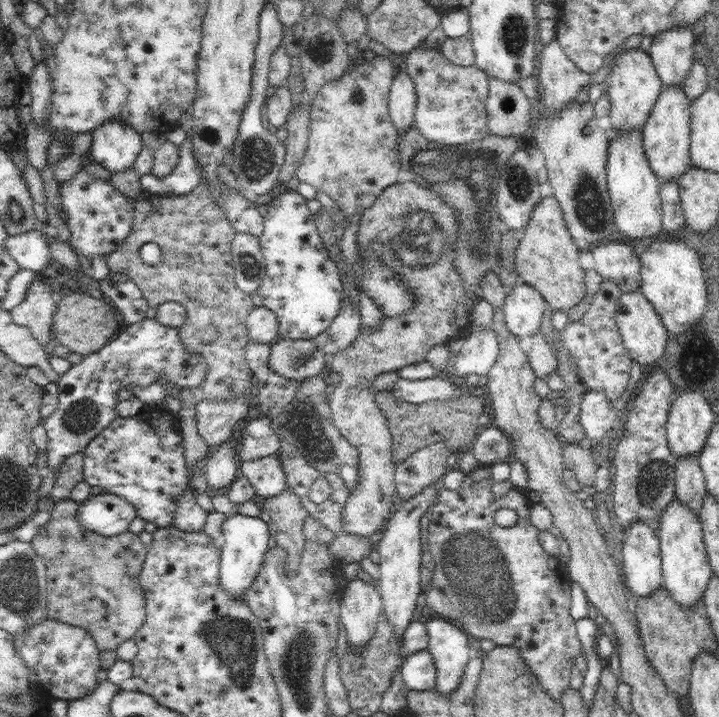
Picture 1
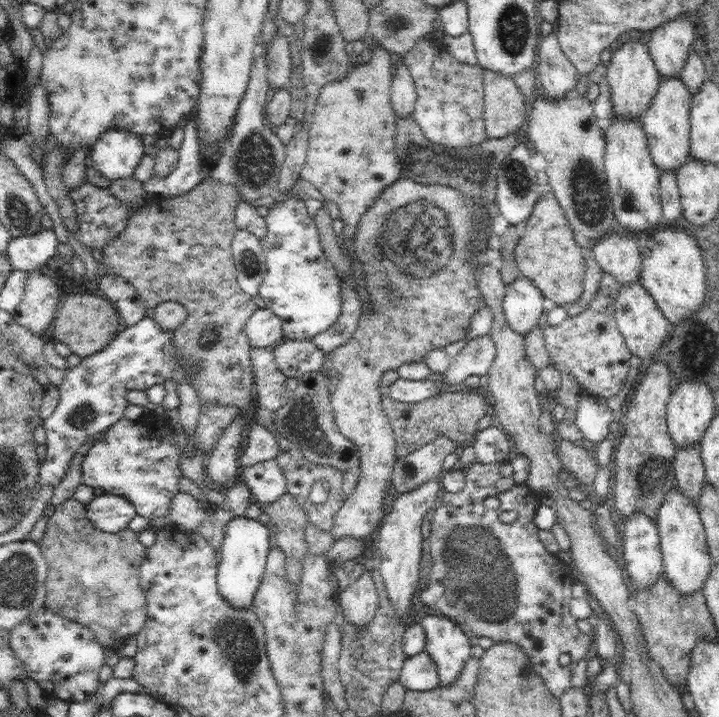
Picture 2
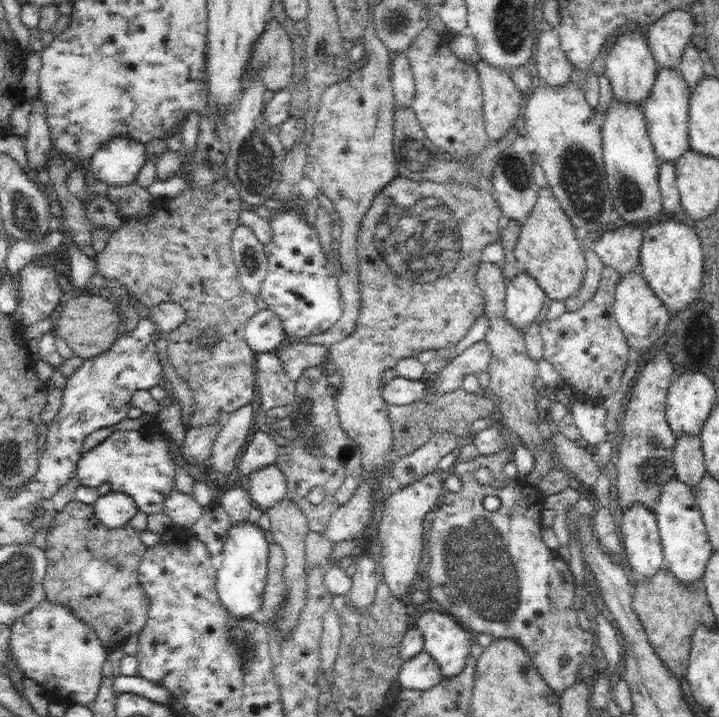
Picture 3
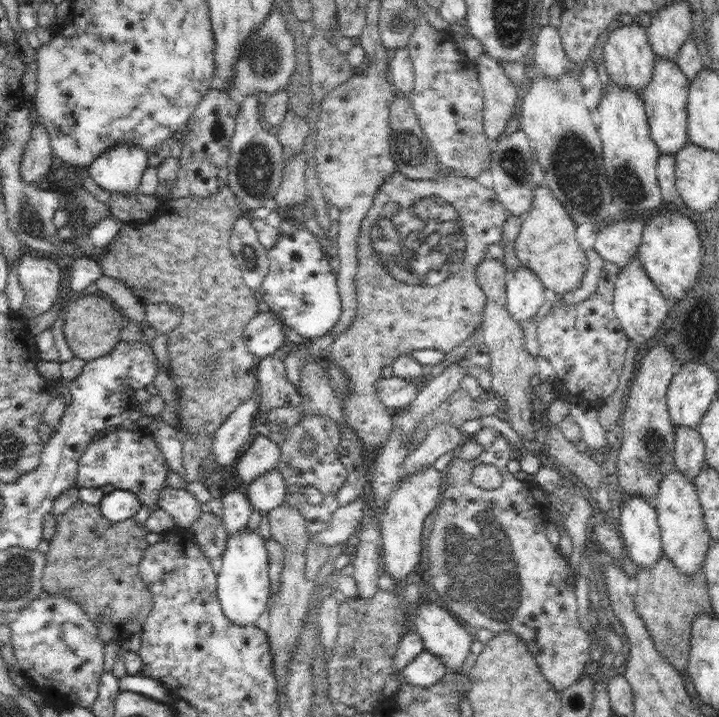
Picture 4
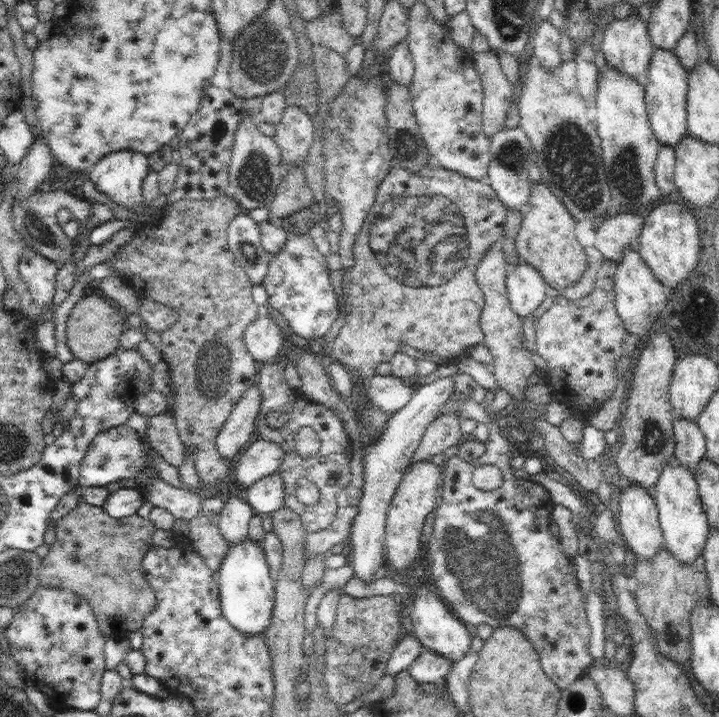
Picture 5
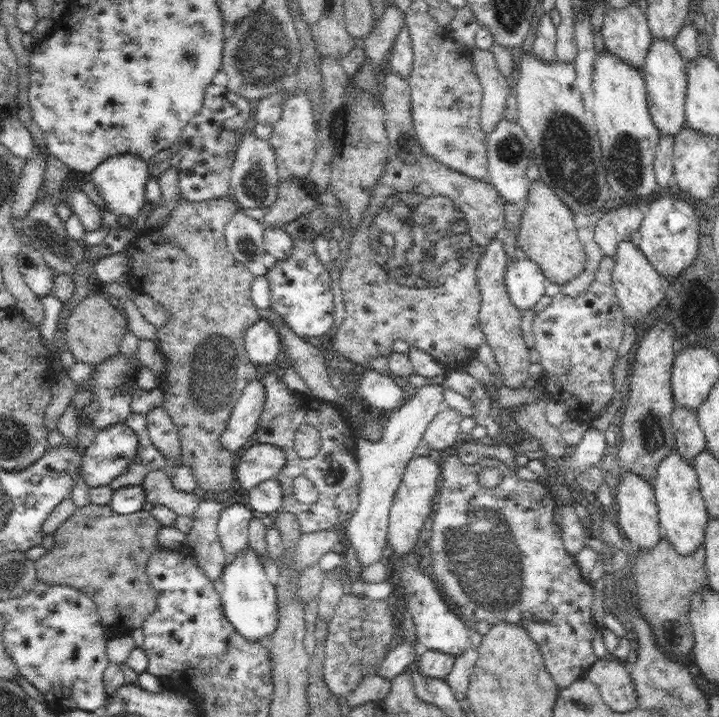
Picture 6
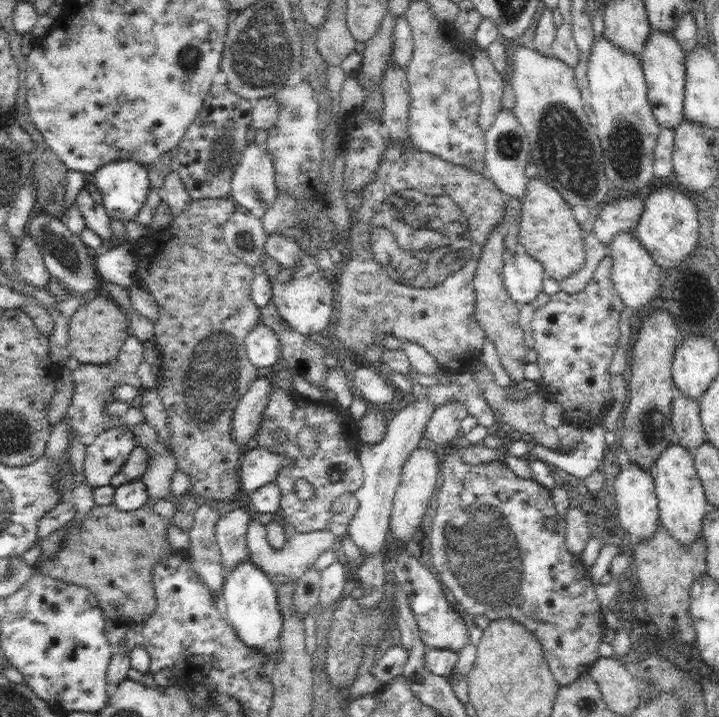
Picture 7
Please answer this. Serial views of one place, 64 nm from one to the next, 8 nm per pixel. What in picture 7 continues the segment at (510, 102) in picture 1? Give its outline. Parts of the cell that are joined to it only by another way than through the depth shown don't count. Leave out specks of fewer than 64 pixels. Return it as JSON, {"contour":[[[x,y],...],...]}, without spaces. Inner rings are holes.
{"contour":[[[473,50],[473,68],[475,68],[475,76],[479,82],[479,94],[481,94],[481,102],[479,102],[479,130],[487,132],[487,128],[493,124],[495,114],[503,108],[501,106],[501,80],[503,74],[497,74],[493,64],[487,58],[487,52],[483,50]]]}

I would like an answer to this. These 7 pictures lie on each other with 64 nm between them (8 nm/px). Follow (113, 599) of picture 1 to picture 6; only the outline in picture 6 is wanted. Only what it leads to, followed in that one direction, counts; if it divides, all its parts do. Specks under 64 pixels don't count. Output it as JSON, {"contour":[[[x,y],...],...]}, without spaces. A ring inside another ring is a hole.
{"contour":[[[89,504],[65,520],[55,534],[53,552],[37,560],[39,580],[45,584],[61,584],[89,594],[97,602],[101,622],[111,634],[141,628],[155,610],[157,600],[147,576],[149,558],[161,552],[157,532],[163,524],[143,508],[133,514],[119,514],[109,504]]]}

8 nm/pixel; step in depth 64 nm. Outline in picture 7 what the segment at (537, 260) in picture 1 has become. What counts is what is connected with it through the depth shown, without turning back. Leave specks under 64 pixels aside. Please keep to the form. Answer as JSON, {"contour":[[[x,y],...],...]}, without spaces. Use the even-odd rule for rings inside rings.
{"contour":[[[539,174],[529,178],[525,196],[521,200],[521,222],[517,242],[525,248],[529,256],[541,262],[545,276],[557,282],[577,272],[585,262],[583,226],[577,222],[571,204],[567,204],[565,198],[553,186],[539,178]]]}

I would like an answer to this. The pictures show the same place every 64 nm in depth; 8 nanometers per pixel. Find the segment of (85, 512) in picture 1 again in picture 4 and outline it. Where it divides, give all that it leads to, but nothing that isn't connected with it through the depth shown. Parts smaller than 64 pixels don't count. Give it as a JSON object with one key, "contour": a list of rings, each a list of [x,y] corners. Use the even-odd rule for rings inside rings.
{"contour":[[[117,488],[109,494],[105,494],[97,506],[101,508],[105,518],[109,518],[111,522],[121,522],[121,520],[133,518],[135,512],[141,508],[141,502],[131,490]]]}

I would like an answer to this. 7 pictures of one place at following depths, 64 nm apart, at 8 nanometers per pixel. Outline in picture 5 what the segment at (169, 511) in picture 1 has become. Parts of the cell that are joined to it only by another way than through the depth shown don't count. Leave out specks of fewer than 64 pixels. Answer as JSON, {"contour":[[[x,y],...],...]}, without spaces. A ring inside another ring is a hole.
{"contour":[[[117,426],[117,428],[109,428],[101,434],[95,436],[95,440],[91,442],[83,462],[81,462],[81,474],[79,474],[79,486],[81,488],[105,488],[107,484],[113,484],[117,480],[125,480],[125,478],[133,478],[133,476],[139,476],[139,484],[137,488],[143,492],[145,490],[145,484],[149,480],[149,476],[153,476],[155,472],[153,470],[145,470],[141,472],[149,462],[149,456],[143,448],[143,442],[141,438],[137,436],[137,432],[129,426]]]}

